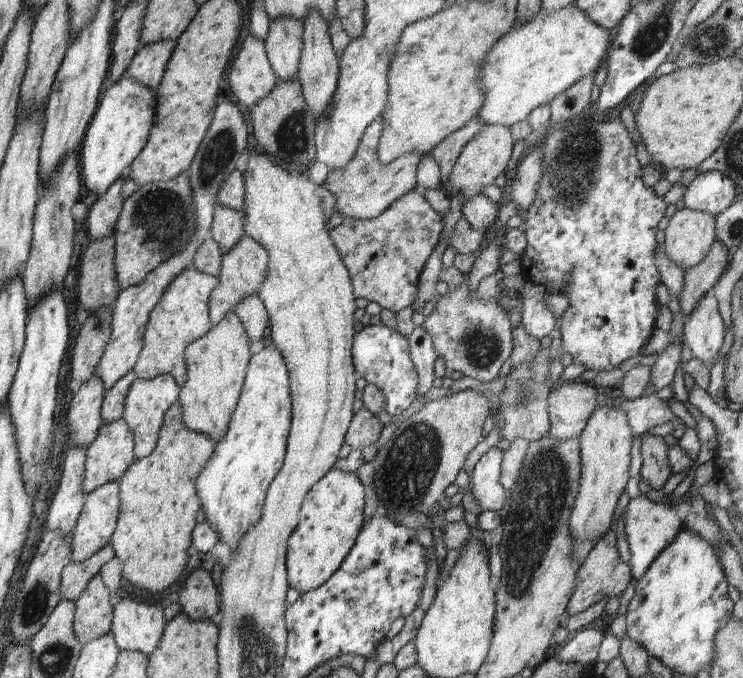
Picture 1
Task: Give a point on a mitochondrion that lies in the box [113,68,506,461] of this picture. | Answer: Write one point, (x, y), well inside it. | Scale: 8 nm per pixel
(163, 216)

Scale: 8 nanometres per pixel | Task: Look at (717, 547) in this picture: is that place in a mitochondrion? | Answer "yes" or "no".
no

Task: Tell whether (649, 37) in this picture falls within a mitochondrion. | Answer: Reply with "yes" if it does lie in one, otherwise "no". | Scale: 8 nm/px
yes

